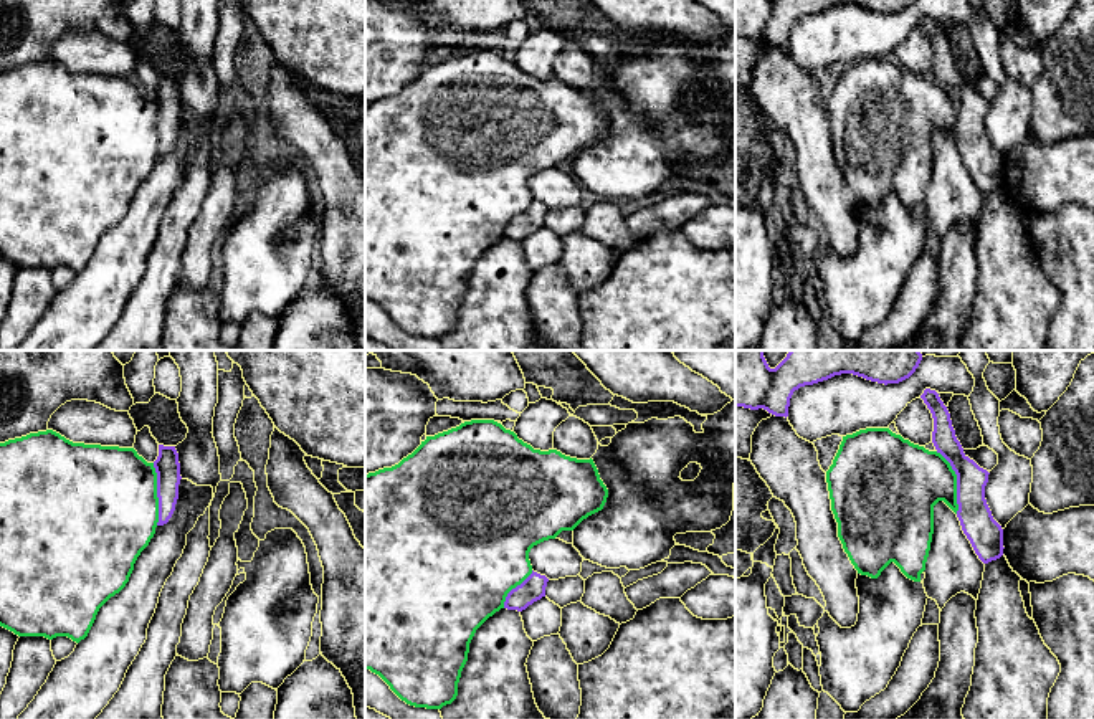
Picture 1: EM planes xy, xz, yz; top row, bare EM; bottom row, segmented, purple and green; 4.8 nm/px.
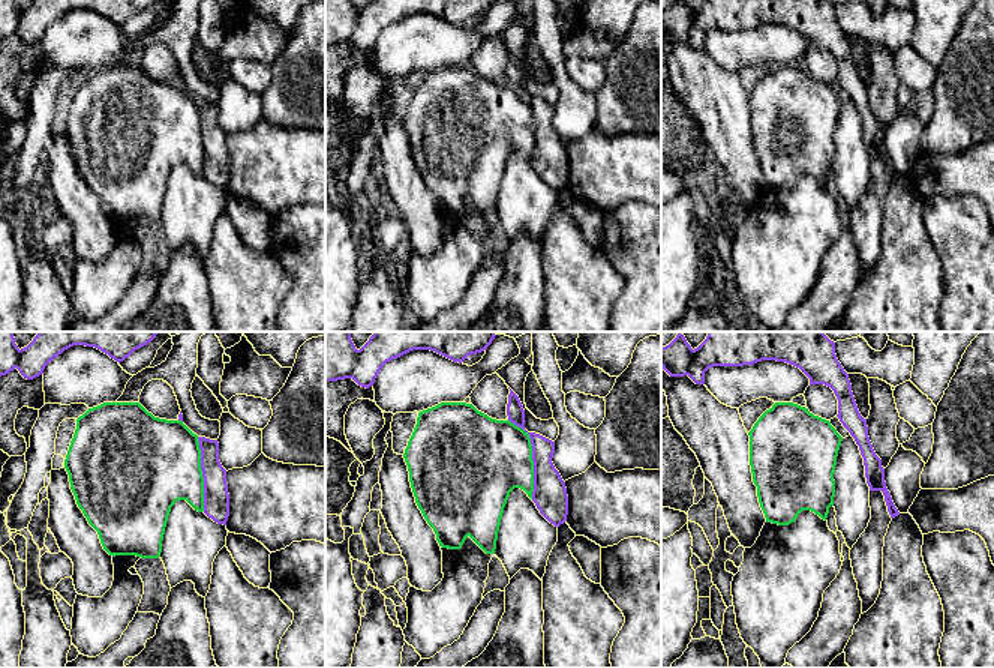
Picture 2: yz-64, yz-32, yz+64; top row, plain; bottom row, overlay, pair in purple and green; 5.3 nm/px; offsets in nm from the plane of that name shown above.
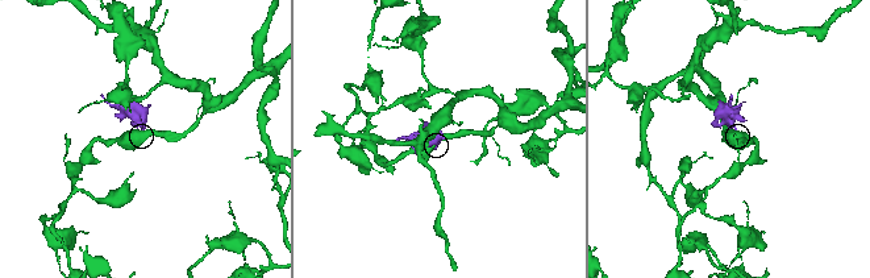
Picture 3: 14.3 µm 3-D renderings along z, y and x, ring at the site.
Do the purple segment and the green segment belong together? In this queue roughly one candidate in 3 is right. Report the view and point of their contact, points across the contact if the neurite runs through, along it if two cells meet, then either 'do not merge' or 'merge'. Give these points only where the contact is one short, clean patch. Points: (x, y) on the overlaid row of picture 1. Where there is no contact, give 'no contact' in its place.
yz (957, 481) | do not merge

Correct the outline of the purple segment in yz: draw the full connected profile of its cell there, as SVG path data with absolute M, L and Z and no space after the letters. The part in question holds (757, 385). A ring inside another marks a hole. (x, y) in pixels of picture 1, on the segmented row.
M735 350L735 407L763 408L788 417L795 390L853 374L878 383L909 379L922 360L919 350L790 350L770 369L763 350Z

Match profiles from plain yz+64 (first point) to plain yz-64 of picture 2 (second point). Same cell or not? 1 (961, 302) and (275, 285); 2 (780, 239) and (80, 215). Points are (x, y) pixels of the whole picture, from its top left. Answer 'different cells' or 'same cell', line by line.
1: different cells
2: different cells

